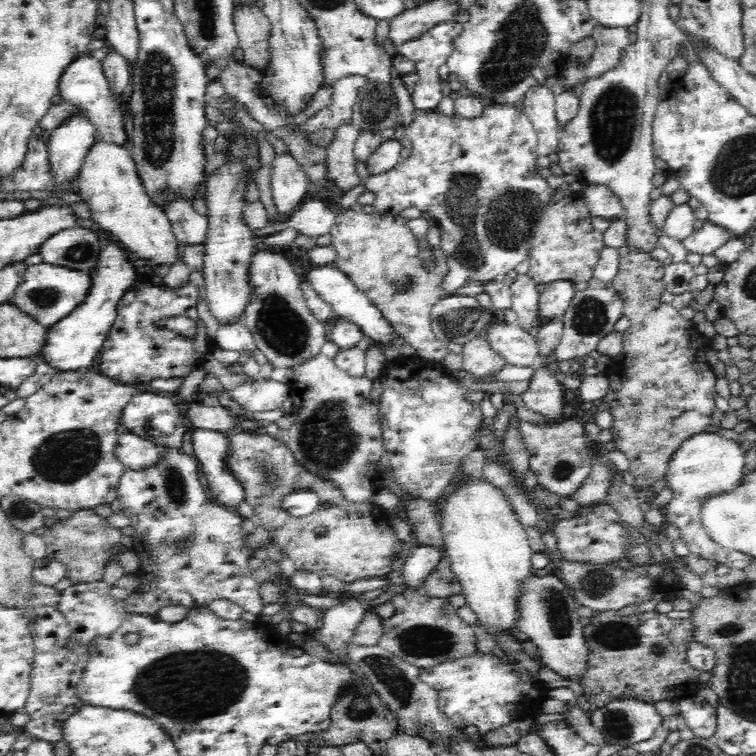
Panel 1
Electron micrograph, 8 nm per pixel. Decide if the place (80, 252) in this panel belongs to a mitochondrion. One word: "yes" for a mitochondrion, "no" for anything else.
yes

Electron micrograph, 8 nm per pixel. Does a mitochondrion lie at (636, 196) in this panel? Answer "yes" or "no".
no

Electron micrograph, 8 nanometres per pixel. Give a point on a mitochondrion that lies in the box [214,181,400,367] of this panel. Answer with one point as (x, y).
(286, 333)

